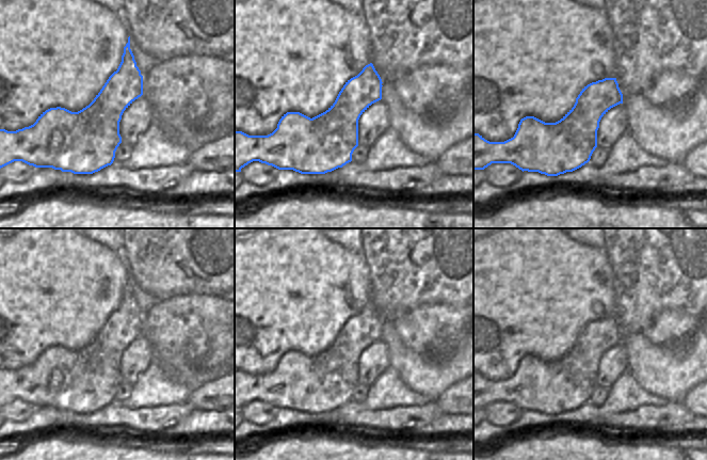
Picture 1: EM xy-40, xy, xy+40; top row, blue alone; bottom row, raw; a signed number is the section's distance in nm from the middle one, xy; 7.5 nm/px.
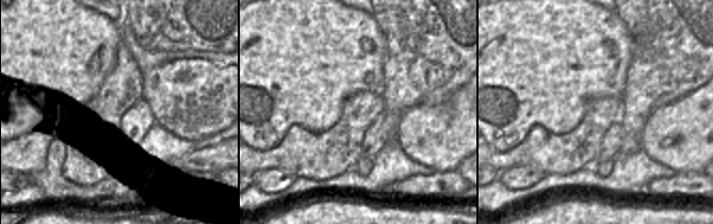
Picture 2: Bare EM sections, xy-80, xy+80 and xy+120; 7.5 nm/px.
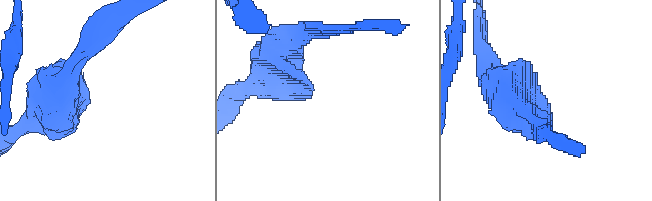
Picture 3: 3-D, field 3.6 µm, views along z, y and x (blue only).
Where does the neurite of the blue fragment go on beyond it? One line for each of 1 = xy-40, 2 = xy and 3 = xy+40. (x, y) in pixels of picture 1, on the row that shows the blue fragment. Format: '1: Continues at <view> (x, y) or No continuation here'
1: No continuation here
2: No continuation here
3: No continuation here.

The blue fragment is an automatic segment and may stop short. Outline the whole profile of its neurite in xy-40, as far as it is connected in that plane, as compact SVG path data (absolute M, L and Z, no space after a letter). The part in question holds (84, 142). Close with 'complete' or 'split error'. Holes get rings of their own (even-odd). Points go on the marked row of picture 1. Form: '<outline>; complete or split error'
M130 36L124 47L122 62L94 100L78 112L50 108L36 122L16 131L0 129L0 169L22 161L35 168L52 168L74 174L93 174L111 165L122 143L119 122L124 111L143 95L143 76L130 49Z; complete

